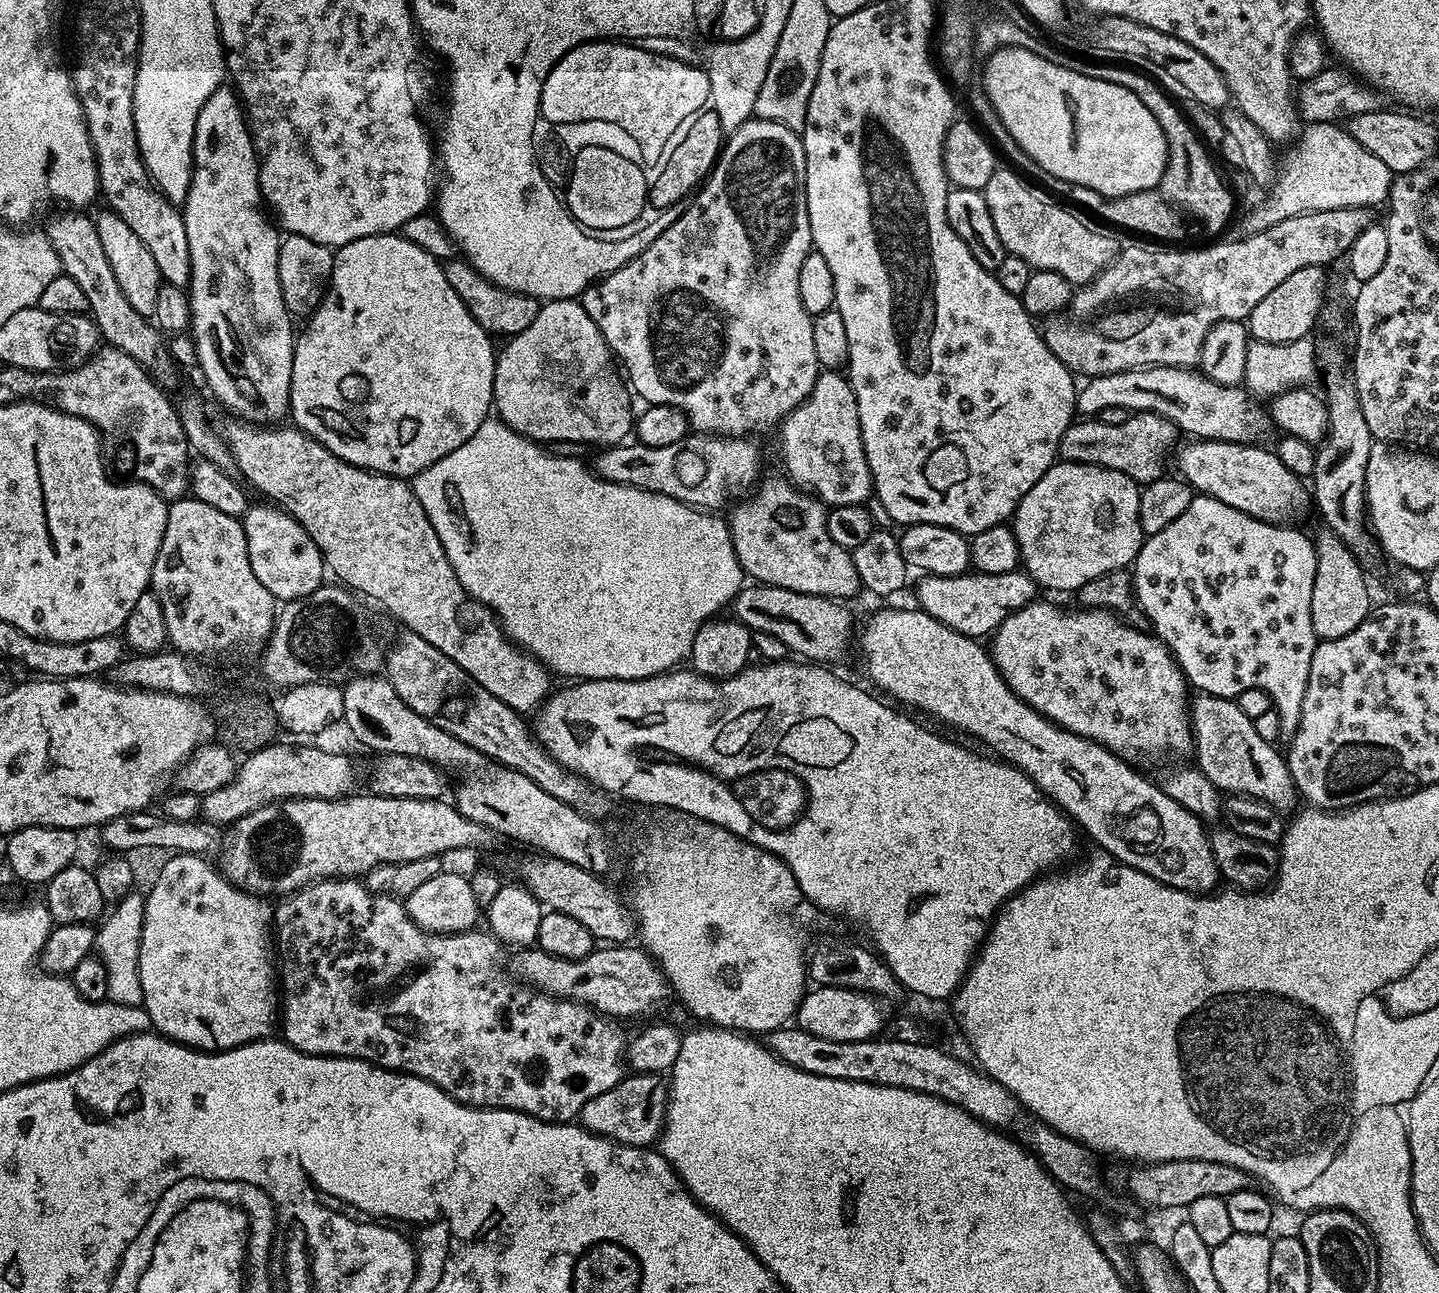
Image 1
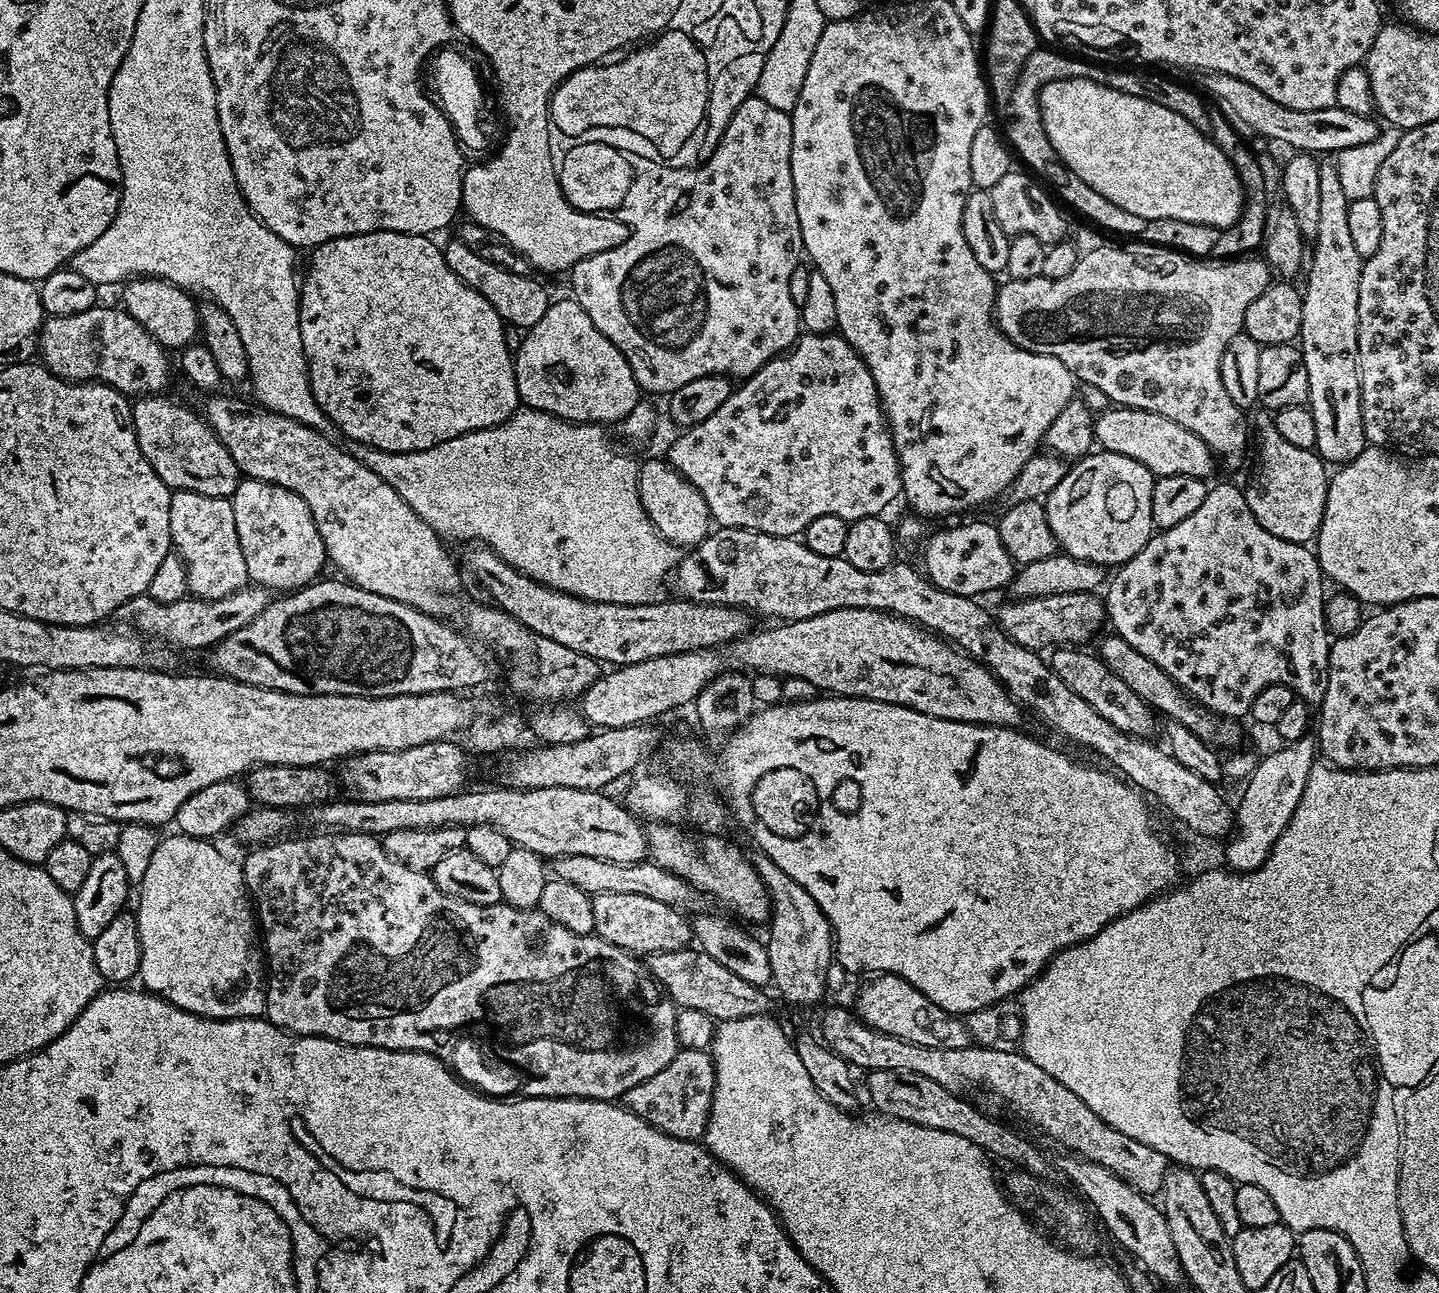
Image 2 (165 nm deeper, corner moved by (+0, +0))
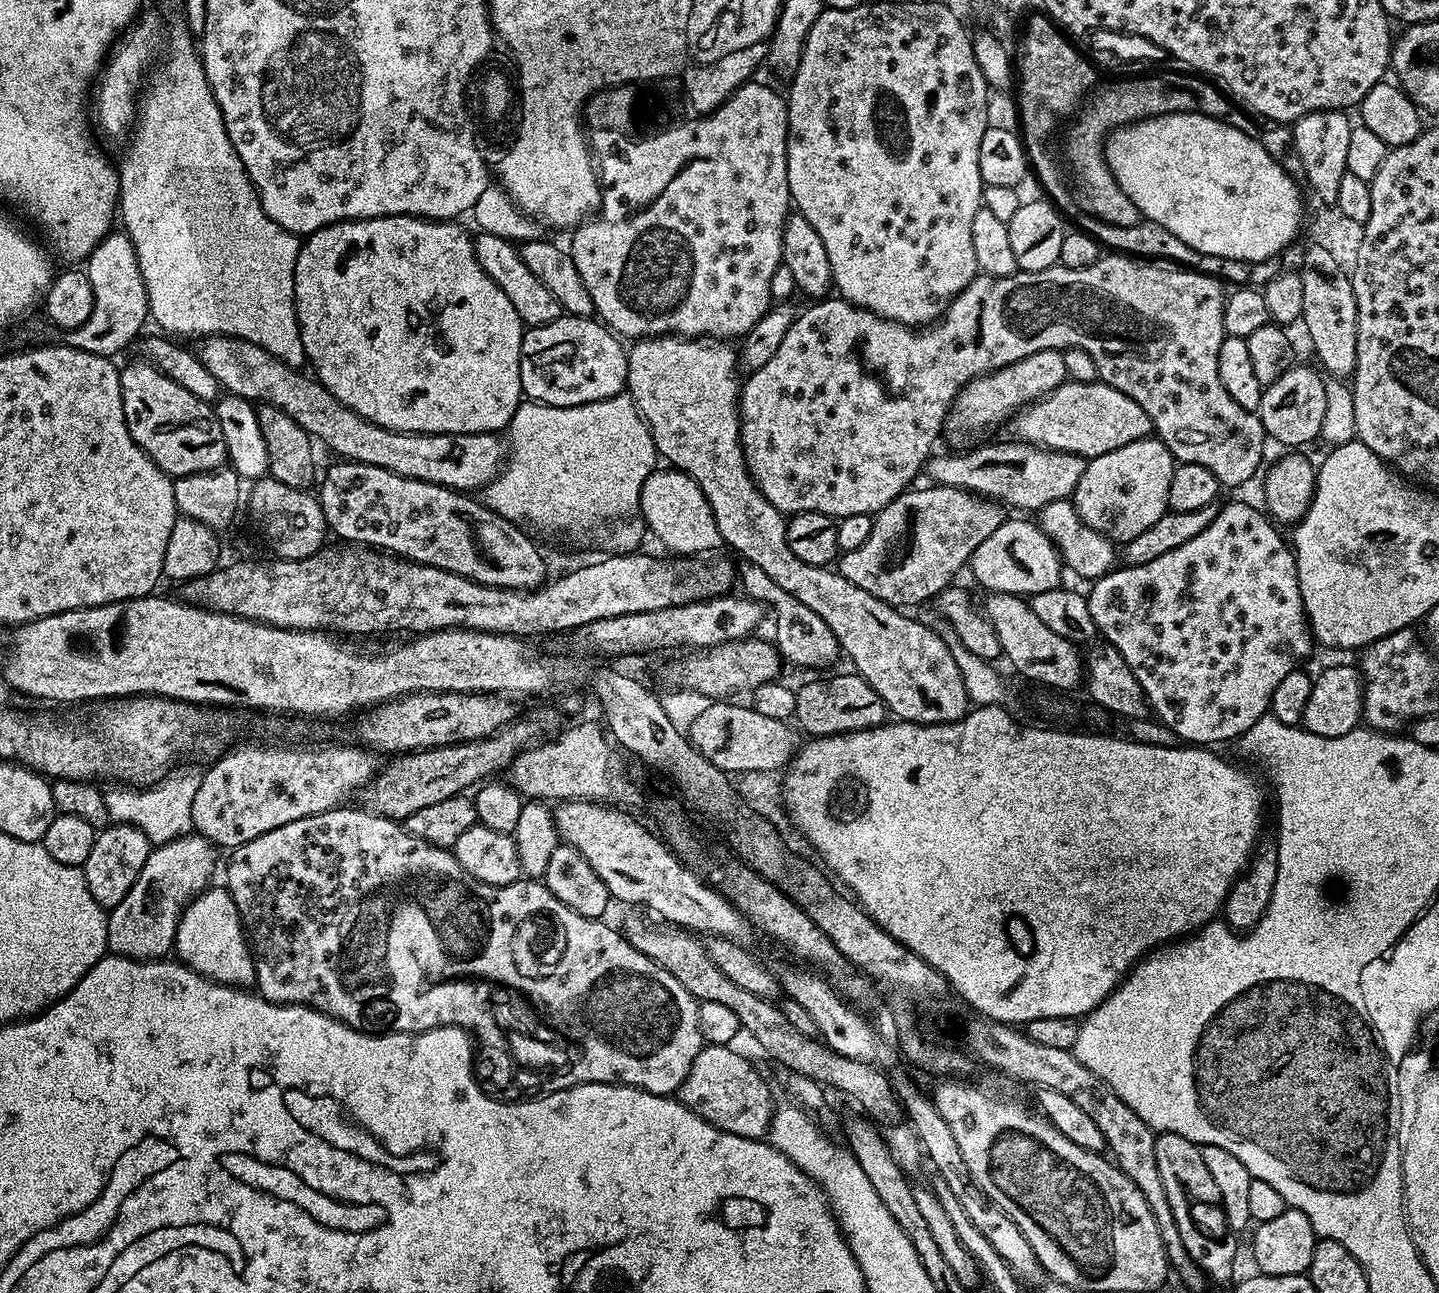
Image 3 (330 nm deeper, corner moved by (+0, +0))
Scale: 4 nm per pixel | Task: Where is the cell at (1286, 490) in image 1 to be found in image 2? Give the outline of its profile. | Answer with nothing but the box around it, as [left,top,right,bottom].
[1095,407,1218,478]

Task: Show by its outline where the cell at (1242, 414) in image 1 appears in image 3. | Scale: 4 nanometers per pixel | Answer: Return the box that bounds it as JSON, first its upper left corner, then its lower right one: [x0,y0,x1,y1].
[926,439,1088,513]

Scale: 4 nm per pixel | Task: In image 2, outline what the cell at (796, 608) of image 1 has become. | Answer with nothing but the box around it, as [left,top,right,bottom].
[463,542,754,666]

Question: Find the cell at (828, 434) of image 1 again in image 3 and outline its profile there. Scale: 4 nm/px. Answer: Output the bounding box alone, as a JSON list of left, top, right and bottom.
[740,254,1266,518]

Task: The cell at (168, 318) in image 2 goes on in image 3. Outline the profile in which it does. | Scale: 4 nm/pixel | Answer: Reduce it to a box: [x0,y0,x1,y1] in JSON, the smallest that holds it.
[198,334,506,494]

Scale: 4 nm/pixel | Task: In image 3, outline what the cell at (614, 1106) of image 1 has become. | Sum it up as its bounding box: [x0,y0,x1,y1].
[678,1043,772,1140]

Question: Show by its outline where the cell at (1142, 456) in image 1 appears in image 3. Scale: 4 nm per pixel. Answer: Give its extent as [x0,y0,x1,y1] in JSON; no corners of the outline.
[838,484,1006,610]

